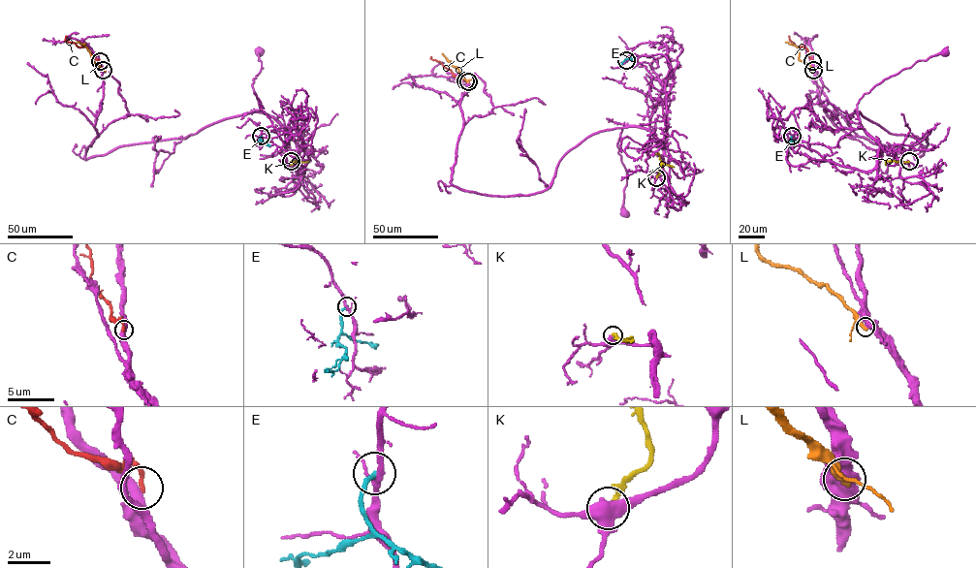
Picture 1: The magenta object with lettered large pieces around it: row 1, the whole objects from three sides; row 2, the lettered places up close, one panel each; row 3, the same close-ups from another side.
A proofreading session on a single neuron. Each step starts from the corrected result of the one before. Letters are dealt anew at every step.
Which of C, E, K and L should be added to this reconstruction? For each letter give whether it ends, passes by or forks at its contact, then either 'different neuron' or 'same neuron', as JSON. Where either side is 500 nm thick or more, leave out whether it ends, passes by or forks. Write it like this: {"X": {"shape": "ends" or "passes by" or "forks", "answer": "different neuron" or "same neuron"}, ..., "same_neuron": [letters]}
{"C": {"shape": "ends", "answer": "different neuron"}, "E": {"shape": "ends", "answer": "different neuron"}, "K": {"shape": "ends", "answer": "different neuron"}, "L": {"shape": "ends", "answer": "different neuron"}, "same_neuron": []}

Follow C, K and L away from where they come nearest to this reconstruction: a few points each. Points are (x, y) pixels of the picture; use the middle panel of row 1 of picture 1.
C: (465, 80), (454, 76), (450, 70), (431, 57)
K: (656, 177), (661, 161), (659, 154), (655, 154)
L: (468, 81), (442, 53)

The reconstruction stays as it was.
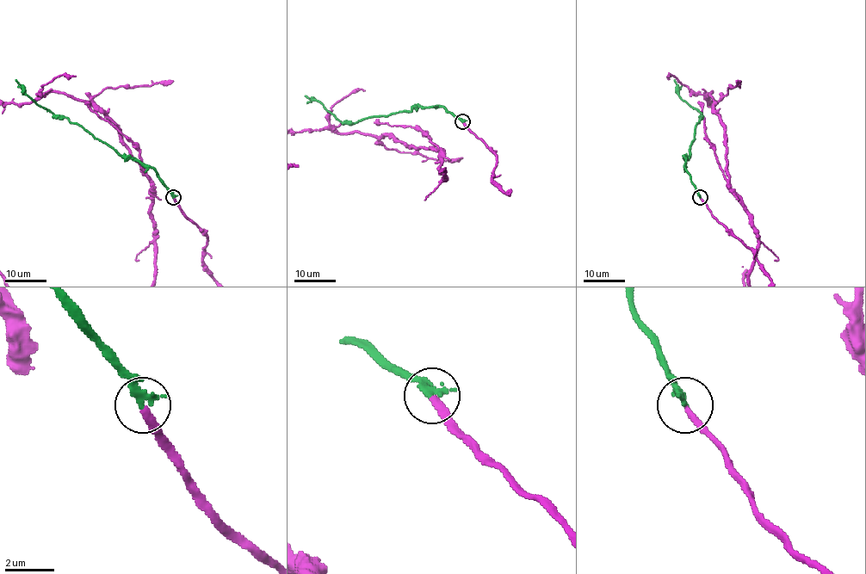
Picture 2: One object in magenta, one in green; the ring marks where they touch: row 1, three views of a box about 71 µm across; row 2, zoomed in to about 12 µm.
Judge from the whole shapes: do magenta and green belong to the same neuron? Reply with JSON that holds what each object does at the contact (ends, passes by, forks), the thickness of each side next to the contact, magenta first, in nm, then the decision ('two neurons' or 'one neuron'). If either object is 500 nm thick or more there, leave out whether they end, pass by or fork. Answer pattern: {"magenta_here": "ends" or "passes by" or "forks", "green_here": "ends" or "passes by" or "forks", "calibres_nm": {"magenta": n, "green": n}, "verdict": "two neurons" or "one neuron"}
{"magenta_here": "ends", "green_here": "ends", "calibres_nm": {"magenta": 300, "green": 320}, "verdict": "one neuron"}

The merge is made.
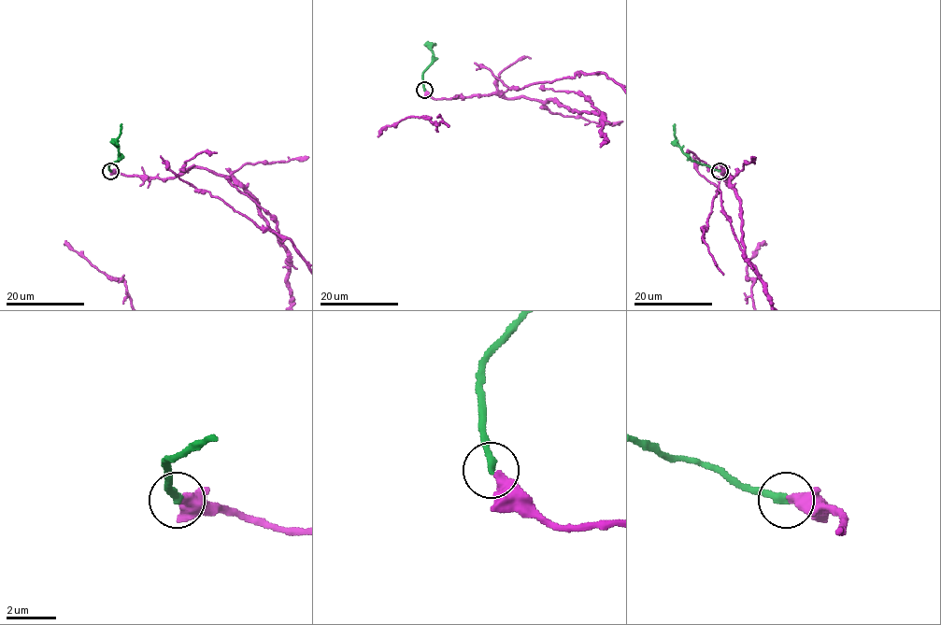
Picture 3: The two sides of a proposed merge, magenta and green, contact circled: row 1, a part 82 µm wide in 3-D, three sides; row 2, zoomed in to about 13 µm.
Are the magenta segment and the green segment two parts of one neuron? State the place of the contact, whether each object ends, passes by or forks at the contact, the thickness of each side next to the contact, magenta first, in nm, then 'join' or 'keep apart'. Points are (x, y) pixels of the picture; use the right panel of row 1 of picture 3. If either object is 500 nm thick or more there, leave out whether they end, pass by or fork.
place (720, 171); magenta ends; green ends; calibres 460 and 320 nm; join

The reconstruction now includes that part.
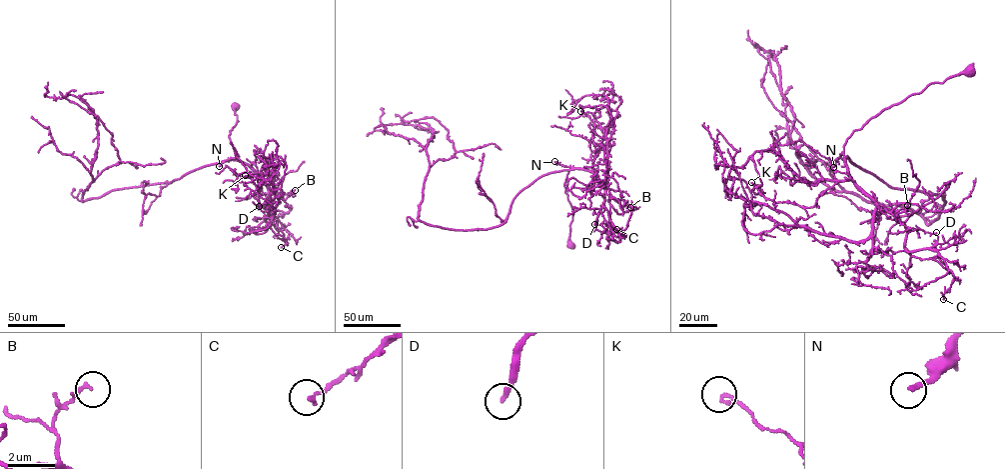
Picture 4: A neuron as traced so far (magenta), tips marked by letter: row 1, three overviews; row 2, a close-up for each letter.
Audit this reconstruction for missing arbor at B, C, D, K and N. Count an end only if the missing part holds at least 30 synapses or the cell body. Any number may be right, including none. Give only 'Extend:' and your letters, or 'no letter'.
Extend: no letter

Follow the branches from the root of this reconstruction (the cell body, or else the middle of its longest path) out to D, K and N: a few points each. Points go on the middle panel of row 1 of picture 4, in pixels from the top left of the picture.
D: (571, 245), (569, 223), (573, 210), (564, 186), (570, 168), (589, 170), (604, 189), (604, 210), (594, 224)
K: (571, 245), (573, 210), (565, 192), (566, 174), (572, 167), (590, 171), (597, 153), (593, 123), (580, 111)
N: (571, 245), (569, 223), (573, 210), (564, 186), (571, 167), (554, 161)

